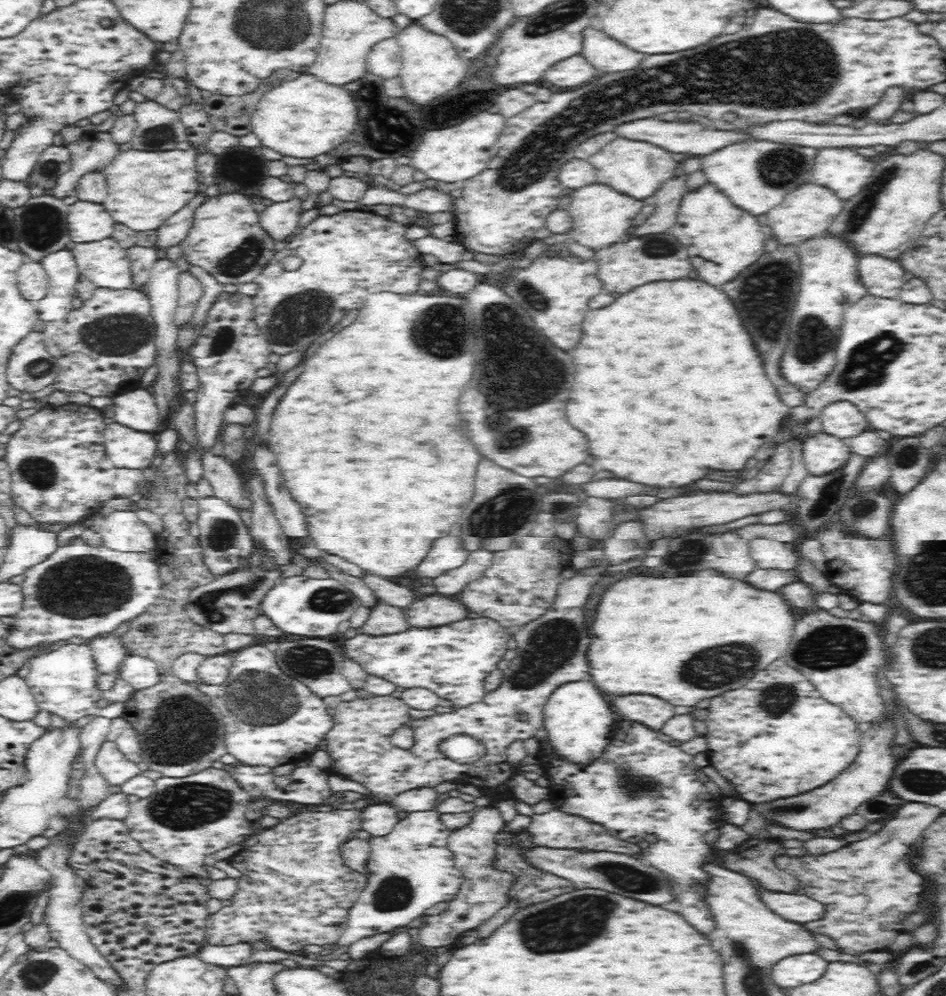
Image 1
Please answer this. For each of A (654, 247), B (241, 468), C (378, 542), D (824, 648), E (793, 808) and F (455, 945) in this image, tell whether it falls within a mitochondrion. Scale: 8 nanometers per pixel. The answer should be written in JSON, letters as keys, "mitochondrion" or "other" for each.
{"A":"mitochondrion","B":"other","C":"other","D":"mitochondrion","E":"mitochondrion","F":"other"}

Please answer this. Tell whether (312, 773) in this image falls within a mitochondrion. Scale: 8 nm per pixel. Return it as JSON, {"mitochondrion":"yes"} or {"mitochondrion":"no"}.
{"mitochondrion":"no"}

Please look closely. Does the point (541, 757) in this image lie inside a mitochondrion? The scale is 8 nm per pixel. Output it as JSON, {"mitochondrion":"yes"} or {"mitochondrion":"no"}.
{"mitochondrion":"no"}

